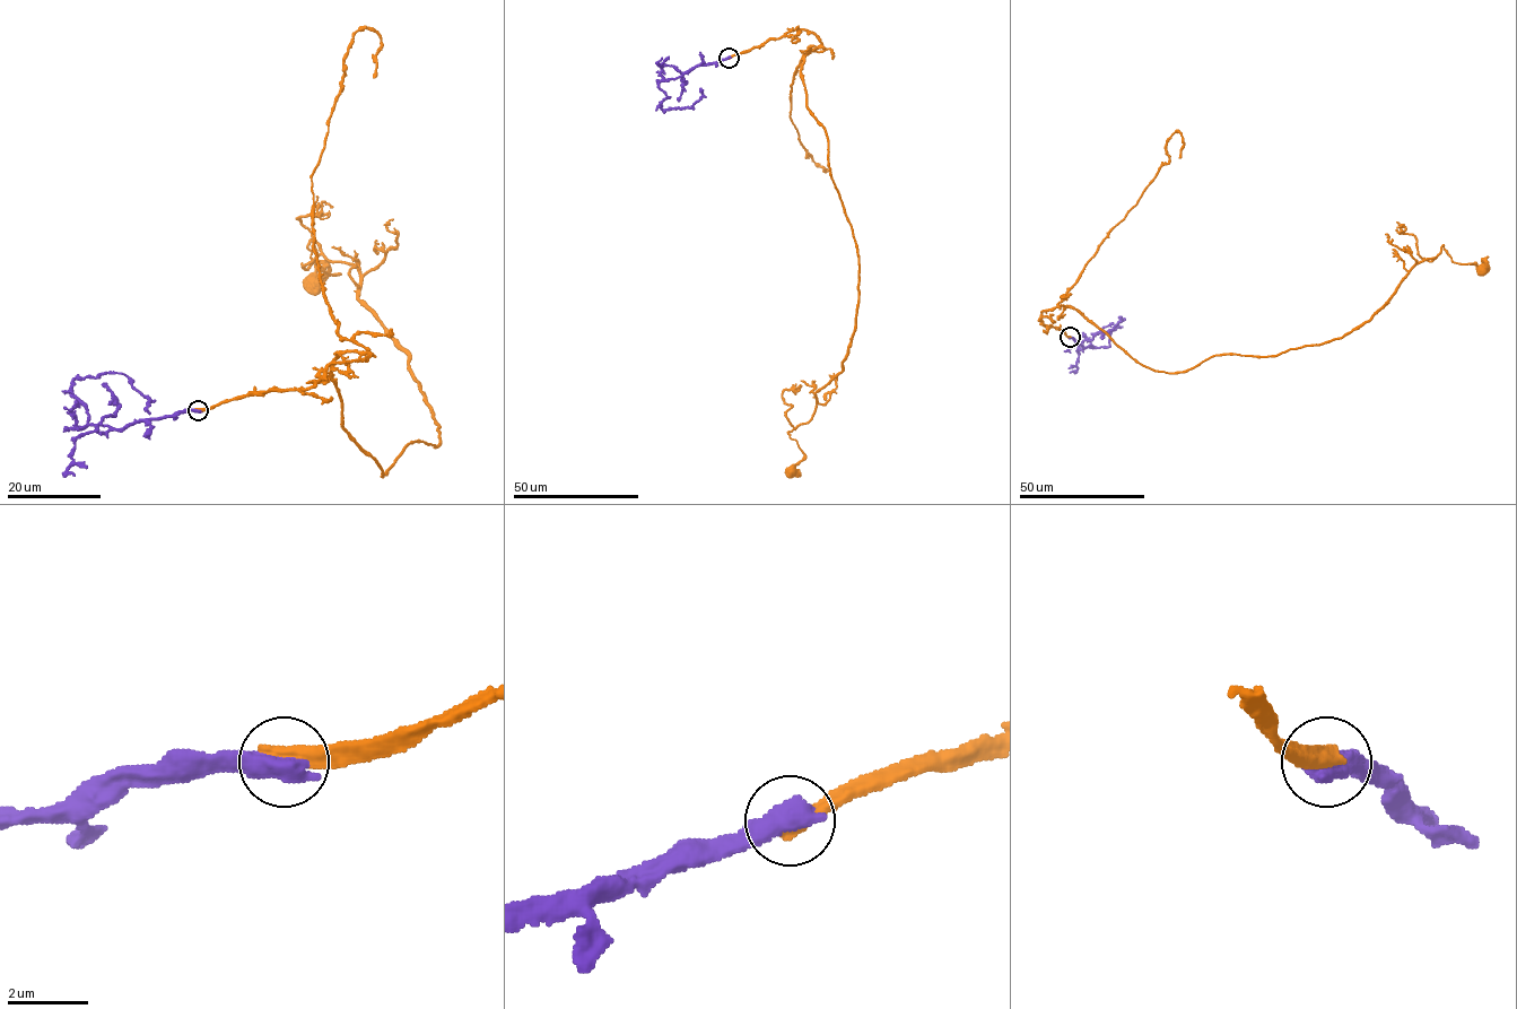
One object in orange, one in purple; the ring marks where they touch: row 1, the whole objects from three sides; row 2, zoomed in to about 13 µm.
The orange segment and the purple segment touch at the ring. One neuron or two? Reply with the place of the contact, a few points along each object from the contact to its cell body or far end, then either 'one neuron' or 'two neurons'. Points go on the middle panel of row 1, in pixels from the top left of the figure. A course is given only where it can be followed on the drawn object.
at (729, 58); orange runs (729, 58), (795, 29), (821, 44), (801, 74), (859, 259), (848, 355), (788, 432), (804, 454), (791, 470); purple runs (729, 58), (697, 64), (674, 78), (662, 79), (659, 87), (669, 96), (660, 106), (690, 107), (703, 90); two neurons

